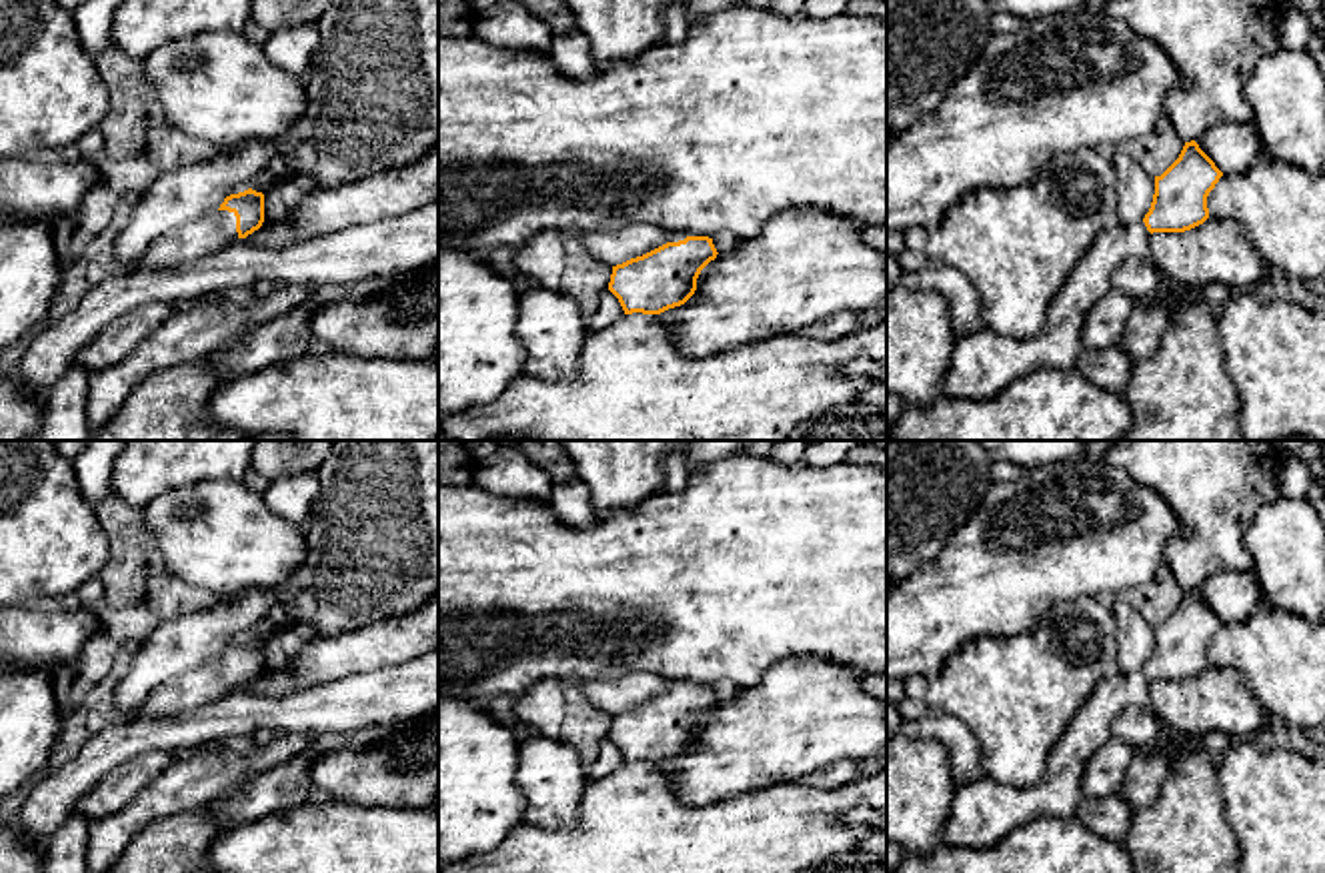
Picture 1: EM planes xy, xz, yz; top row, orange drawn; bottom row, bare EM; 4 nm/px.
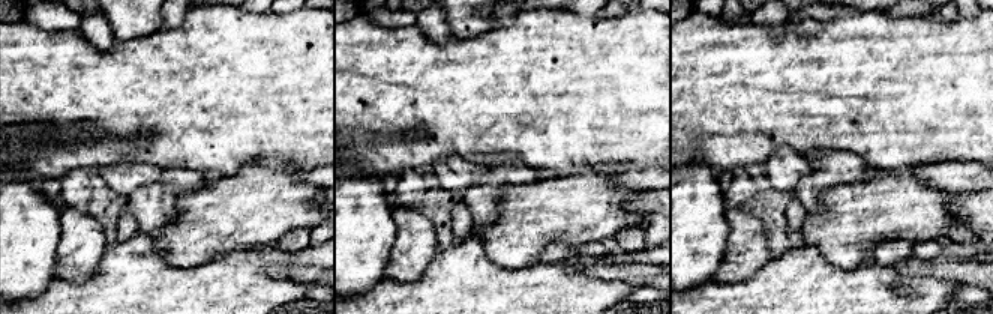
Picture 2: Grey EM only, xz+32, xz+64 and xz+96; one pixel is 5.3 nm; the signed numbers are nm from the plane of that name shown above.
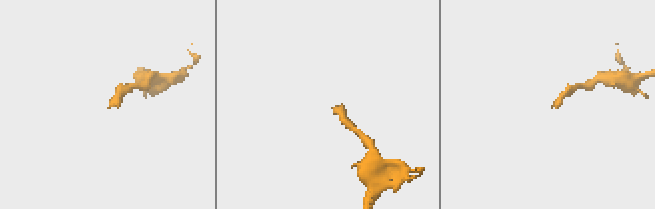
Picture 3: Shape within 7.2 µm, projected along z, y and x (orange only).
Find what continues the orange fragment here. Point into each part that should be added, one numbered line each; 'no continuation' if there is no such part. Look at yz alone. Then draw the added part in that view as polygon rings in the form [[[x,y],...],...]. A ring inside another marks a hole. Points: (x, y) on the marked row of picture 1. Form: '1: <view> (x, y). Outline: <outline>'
1: yz (983, 365). Outline: [[[1145,222],[1103,230],[1055,294],[1037,336],[1011,338],[989,328],[957,338],[941,396],[991,400],[1039,368],[1077,368],[1087,314],[1111,292],[1111,274],[1129,258],[1151,256]]]

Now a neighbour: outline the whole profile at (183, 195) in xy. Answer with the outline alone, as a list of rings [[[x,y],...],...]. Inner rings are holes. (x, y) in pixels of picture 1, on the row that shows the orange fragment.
[[[248,140],[212,160],[160,174],[118,232],[116,260],[140,262],[156,238],[216,212],[226,196],[248,190],[282,142],[286,140]]]

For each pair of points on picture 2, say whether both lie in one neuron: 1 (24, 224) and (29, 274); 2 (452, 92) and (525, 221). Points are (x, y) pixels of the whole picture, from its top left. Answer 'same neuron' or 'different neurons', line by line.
1: same neuron
2: different neurons

